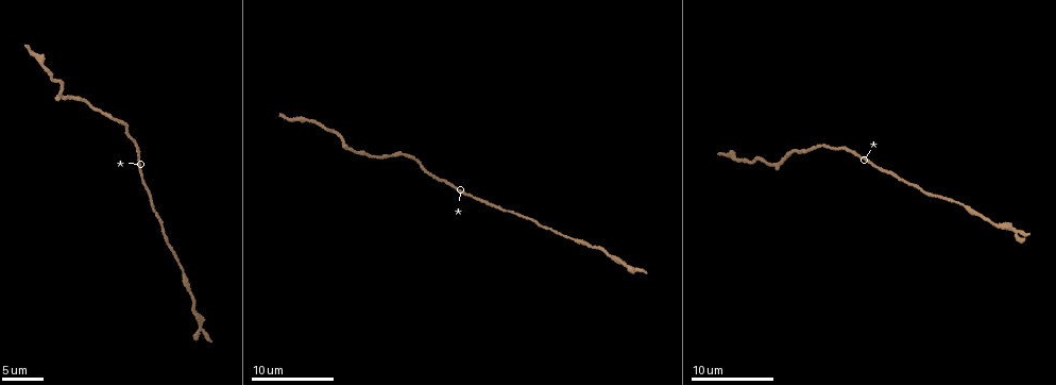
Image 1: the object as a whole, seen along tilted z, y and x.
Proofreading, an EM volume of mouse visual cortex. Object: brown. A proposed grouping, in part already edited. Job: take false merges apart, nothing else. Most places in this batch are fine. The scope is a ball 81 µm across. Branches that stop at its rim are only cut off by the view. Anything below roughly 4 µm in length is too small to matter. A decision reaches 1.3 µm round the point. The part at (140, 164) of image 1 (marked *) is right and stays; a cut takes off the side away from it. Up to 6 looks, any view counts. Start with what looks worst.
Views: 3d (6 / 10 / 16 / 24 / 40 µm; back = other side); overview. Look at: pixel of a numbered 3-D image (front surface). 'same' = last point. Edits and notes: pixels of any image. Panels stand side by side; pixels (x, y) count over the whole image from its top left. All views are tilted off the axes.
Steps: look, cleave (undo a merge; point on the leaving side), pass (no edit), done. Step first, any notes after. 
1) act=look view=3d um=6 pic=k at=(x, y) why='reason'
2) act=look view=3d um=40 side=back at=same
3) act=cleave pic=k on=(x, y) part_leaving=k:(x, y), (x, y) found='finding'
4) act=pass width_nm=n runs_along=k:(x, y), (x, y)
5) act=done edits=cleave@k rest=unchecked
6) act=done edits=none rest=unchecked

act=look view=3d um=10 pic=1 at=(576, 239) why='calibre changes'

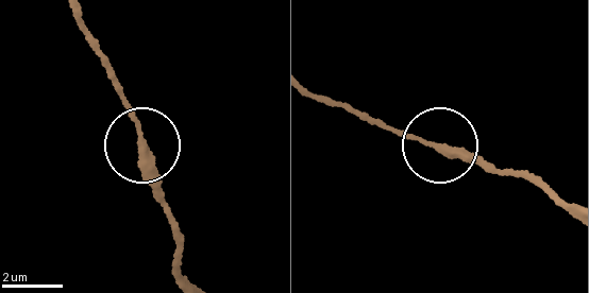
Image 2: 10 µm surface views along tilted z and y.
act=pass width_nm=200 runs_along=2:(308, 95), (500, 172) found='one neuron here'

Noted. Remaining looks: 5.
act=look view=3d um=10 pic=1 at=(1010, 229) why='thick turns thin'

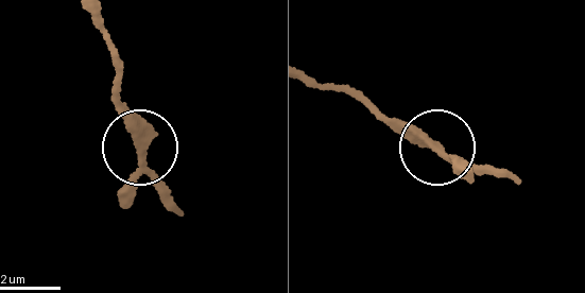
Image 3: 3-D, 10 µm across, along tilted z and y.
act=pass runs_along=3:(103, 22), (120, 103), (138, 124), (168, 208) found='all the same neuron'

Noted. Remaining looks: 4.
act=look view=3d um=10 pic=1 at=(100, 110) why='sudden change in width'

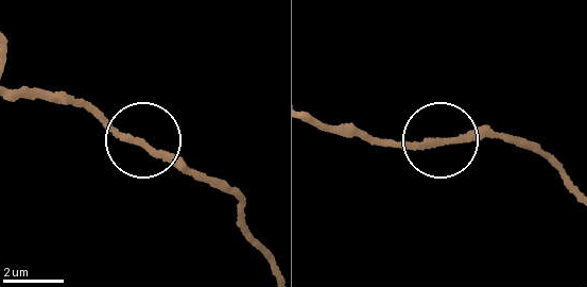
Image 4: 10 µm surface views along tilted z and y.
act=look view=3d um=10 side=back pic=4 at=(446, 138)

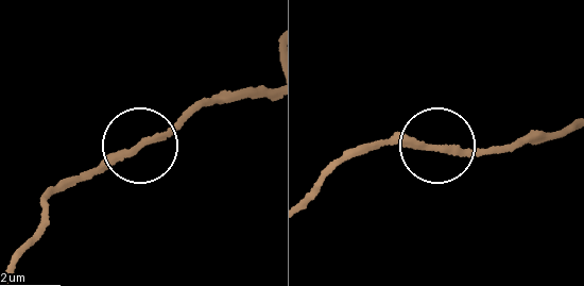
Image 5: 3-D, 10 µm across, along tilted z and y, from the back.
act=pass runs_along=5:(310, 190), (348, 158), (404, 140), (468, 149), (532, 139) found='all the same neuron'

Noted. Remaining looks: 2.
act=done edits=none rest=unchecked

